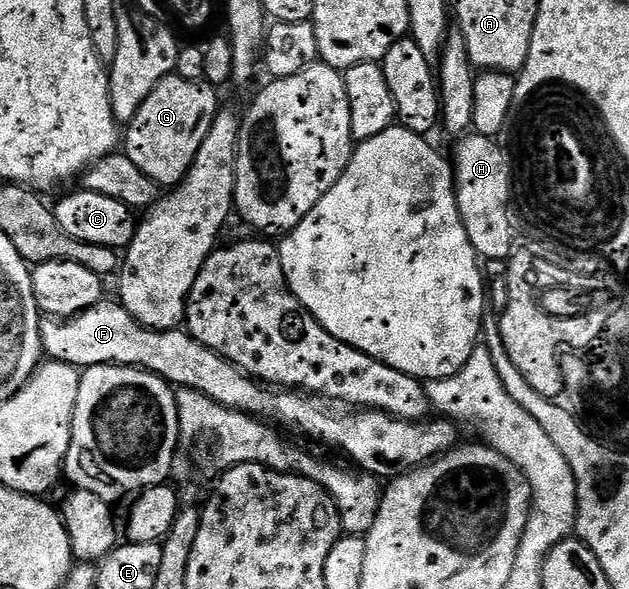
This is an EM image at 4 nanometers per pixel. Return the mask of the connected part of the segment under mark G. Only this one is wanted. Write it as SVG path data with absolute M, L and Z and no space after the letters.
M177 76L168 77L156 84L148 100L144 100L144 104L124 130L124 152L130 157L132 164L136 164L140 172L148 175L159 187L177 186L190 171L190 165L196 160L196 152L200 152L200 144L204 144L204 136L208 136L214 117L220 112L218 94L219 91L209 84L184 80Z

